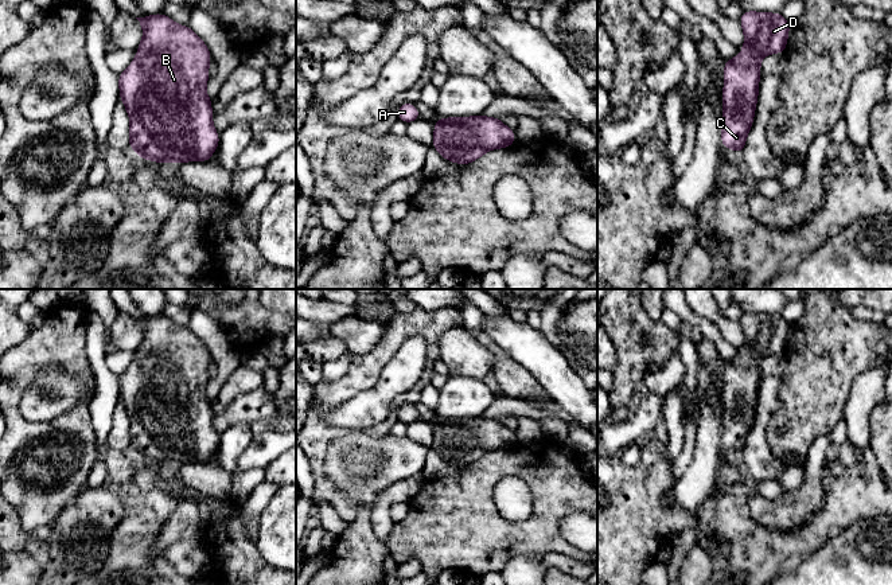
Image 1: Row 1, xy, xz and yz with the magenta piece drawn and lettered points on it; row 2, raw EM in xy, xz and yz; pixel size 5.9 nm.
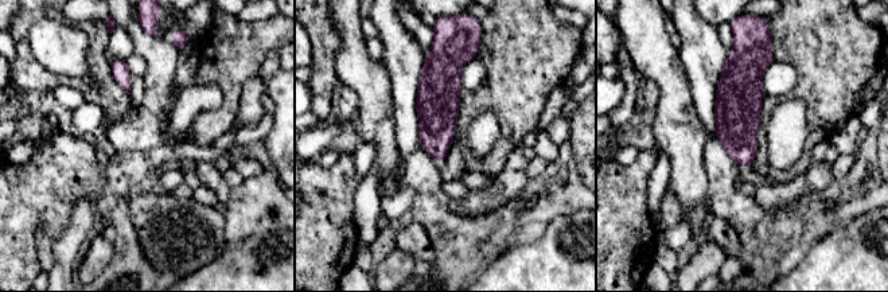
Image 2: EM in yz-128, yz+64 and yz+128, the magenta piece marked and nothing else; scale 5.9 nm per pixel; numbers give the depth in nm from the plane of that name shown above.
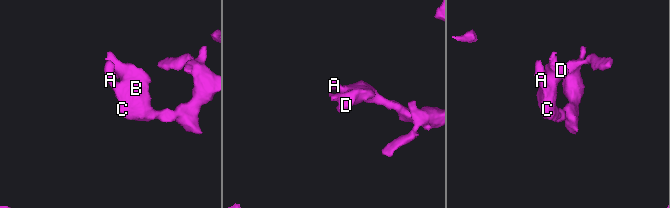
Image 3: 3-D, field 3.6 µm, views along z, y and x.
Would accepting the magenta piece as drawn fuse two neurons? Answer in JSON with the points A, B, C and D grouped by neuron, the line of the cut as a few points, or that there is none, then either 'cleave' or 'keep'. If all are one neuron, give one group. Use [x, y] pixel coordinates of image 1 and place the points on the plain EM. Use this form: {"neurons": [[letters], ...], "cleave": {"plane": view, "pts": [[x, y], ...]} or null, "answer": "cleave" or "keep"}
{"neurons": [["A", "B", "C", "D"]], "cleave": null, "answer": "keep"}

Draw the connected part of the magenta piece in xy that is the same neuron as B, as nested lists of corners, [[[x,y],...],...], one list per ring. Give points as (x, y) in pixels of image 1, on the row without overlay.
[[[164,315],[136,319],[143,328],[143,340],[137,356],[128,370],[118,377],[120,401],[131,420],[129,449],[140,460],[156,464],[210,463],[219,445],[219,434],[213,426],[211,399],[206,394],[210,379],[211,355],[205,343],[188,328],[176,325]]]

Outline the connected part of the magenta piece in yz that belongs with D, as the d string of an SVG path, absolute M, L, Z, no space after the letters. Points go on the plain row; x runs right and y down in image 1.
M744 312L740 325L744 347L739 358L725 362L722 390L722 448L743 455L759 397L760 362L784 354L790 324L780 313Z

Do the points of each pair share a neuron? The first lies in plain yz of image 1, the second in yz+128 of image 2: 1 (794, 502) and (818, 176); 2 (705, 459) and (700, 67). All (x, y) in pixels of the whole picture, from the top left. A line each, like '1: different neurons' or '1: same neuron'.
1: same neuron
2: same neuron

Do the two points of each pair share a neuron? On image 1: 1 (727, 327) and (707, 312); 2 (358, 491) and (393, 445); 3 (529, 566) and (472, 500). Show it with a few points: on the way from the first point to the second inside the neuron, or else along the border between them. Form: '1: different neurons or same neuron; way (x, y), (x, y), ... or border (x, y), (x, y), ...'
1: same neuron; way (721, 323), (712, 314)
2: same neuron; way (372, 487), (393, 467), (393, 459)
3: different neurons; border (542, 556), (514, 556), (499, 570)

